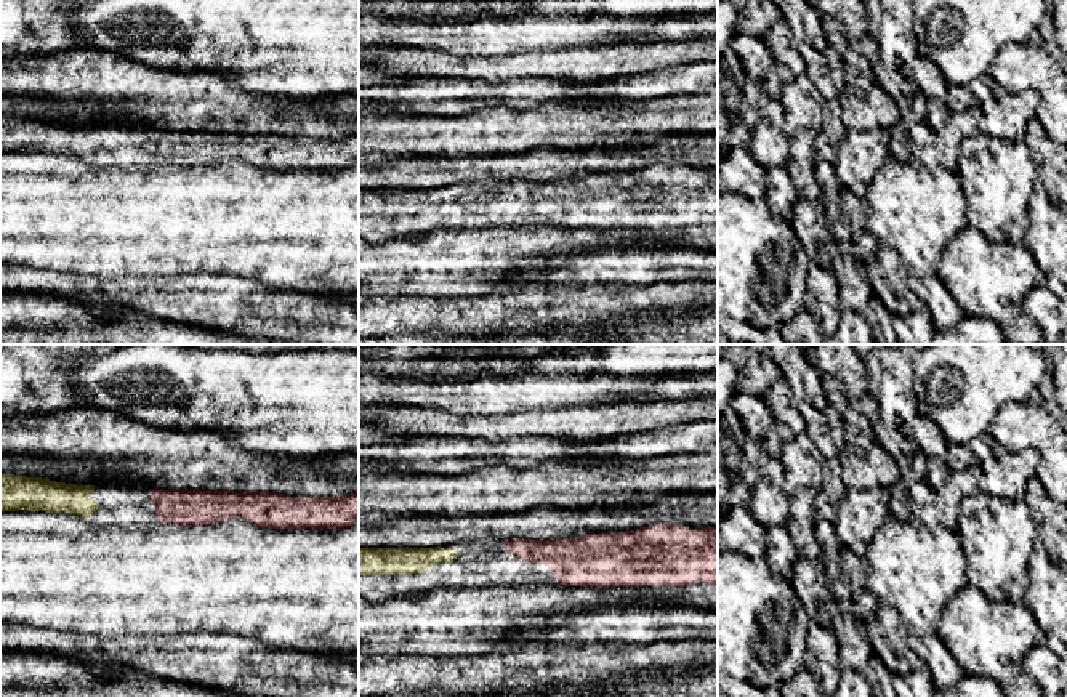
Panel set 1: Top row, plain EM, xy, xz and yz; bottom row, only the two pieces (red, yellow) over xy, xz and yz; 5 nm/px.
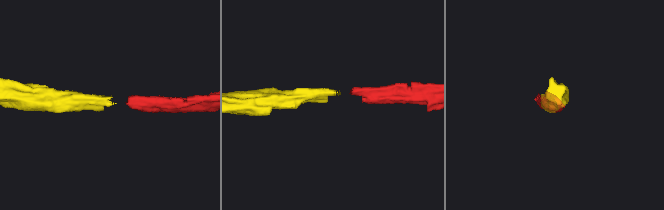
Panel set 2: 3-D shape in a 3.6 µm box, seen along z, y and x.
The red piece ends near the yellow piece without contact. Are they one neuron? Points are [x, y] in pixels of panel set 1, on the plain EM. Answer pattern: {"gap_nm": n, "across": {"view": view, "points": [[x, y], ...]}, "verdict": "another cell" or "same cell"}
{"gap_nm": 240, "across": {"view": "xz", "points": [[503, 188], [457, 193]]}, "verdict": "same cell"}

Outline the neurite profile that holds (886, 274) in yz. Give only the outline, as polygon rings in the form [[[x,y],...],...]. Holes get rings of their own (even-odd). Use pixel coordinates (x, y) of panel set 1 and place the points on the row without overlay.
[[[880,247],[872,258],[867,258],[865,274],[873,295],[892,316],[907,316],[924,309],[924,303],[908,287],[910,274],[894,248]]]

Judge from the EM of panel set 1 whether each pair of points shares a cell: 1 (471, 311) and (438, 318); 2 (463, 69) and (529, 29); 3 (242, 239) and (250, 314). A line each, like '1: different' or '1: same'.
1: same
2: different
3: different

